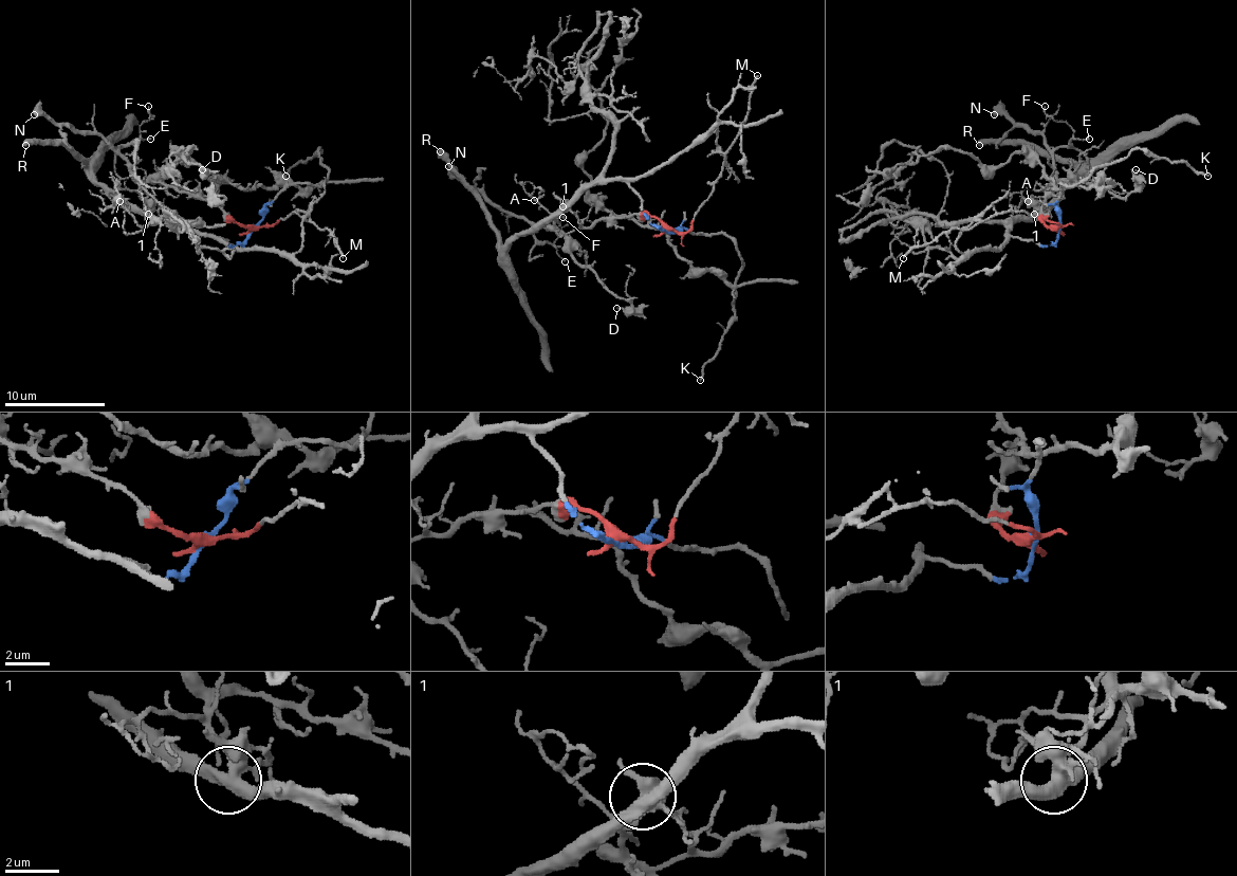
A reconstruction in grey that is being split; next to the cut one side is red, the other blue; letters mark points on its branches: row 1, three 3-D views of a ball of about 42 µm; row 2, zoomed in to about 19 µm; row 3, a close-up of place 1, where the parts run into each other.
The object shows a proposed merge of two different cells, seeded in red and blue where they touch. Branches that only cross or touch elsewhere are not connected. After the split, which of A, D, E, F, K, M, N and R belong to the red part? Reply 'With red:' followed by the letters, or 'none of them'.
With red: A, D, E, F, M, N

